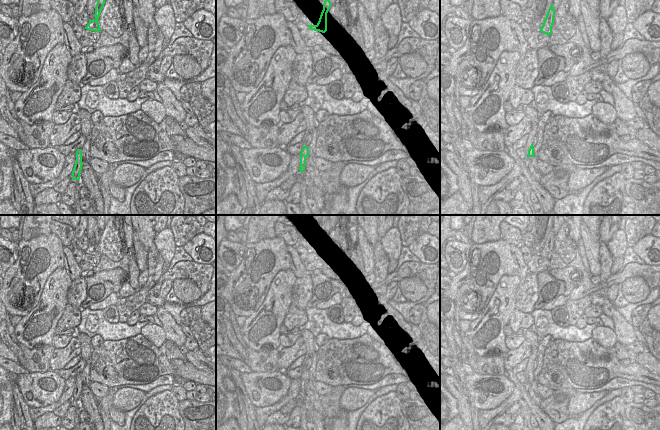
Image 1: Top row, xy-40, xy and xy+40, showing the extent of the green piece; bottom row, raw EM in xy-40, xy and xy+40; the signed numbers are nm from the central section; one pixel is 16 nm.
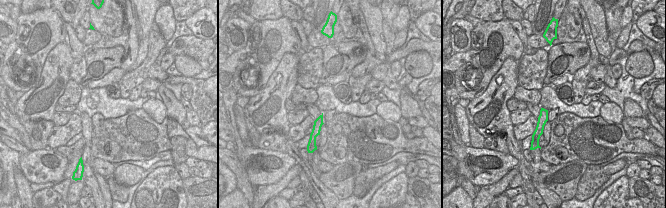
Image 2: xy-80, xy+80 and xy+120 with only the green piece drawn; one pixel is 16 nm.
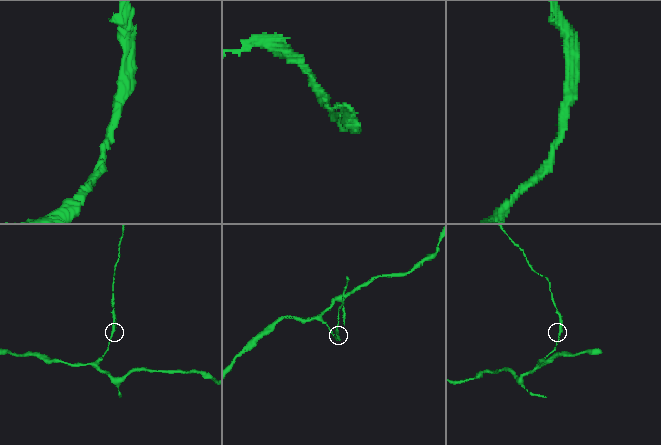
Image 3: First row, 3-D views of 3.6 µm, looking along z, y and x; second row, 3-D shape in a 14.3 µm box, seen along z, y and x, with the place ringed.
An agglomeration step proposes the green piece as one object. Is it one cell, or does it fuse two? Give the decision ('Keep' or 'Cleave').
Keep.

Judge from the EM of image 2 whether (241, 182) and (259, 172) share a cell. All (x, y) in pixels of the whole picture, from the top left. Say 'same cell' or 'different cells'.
different cells

